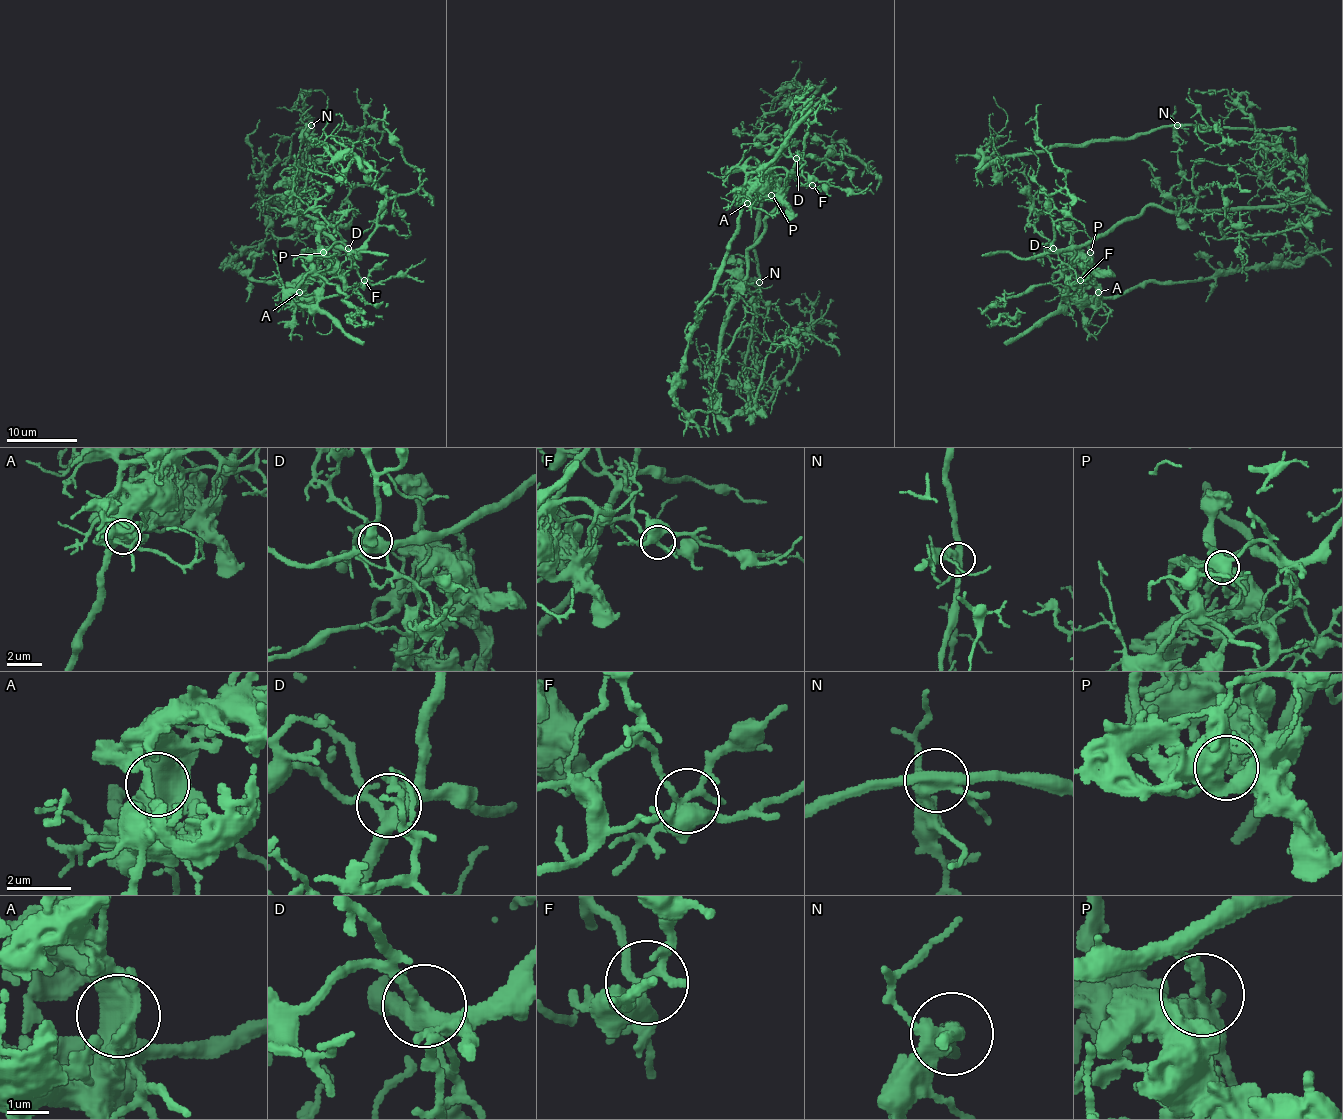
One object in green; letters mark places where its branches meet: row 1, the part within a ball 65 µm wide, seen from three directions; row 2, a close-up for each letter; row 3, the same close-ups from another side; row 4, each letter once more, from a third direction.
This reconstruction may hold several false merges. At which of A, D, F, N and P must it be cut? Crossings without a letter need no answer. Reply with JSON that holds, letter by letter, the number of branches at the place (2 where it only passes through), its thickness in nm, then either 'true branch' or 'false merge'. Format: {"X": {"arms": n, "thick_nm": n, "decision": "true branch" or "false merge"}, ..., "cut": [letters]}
{"A": {"arms": 2, "thick_nm": 700, "decision": "false merge"}, "D": {"arms": 5, "thick_nm": 400, "decision": "true branch"}, "F": {"arms": 5, "thick_nm": 340, "decision": "true branch"}, "N": {"arms": 6, "thick_nm": 400, "decision": "false merge"}, "P": {"arms": 6, "thick_nm": 360, "decision": "false merge"}, "cut": ["A", "N", "P"]}

